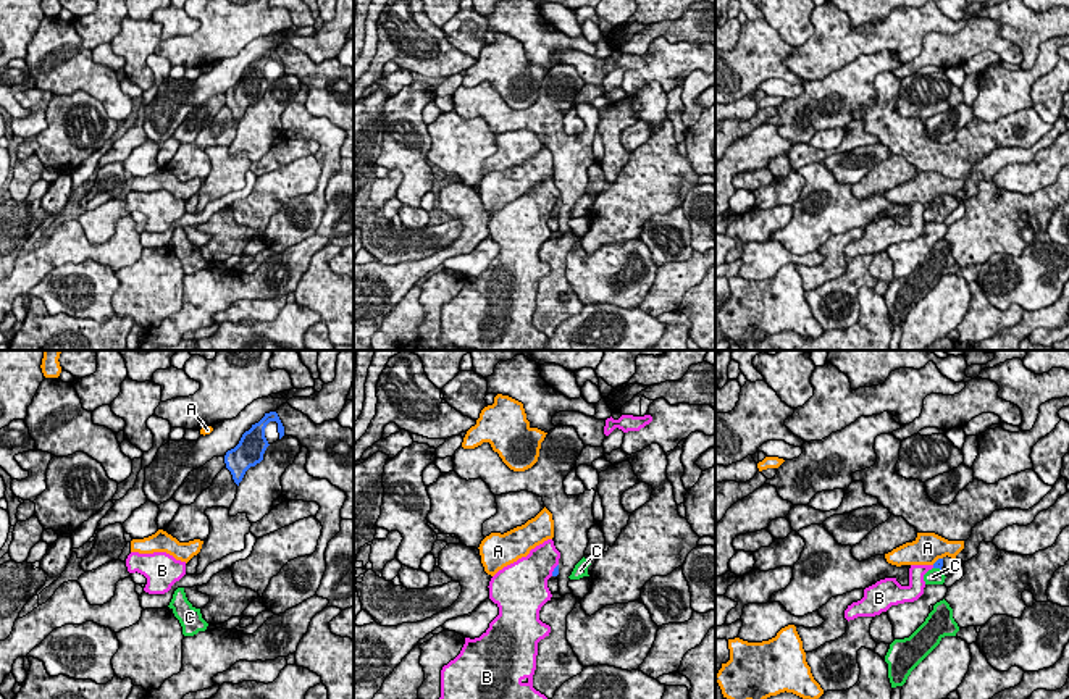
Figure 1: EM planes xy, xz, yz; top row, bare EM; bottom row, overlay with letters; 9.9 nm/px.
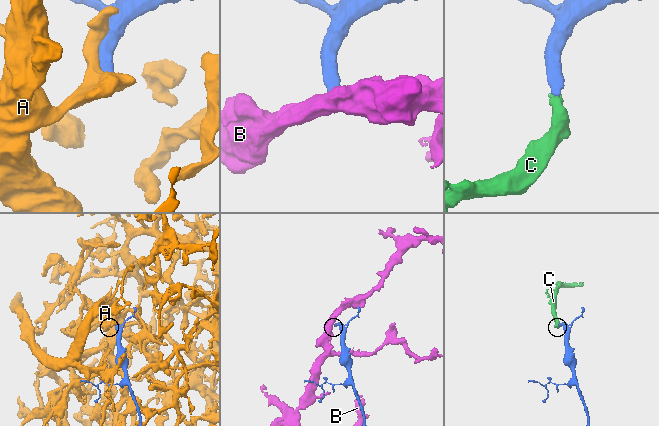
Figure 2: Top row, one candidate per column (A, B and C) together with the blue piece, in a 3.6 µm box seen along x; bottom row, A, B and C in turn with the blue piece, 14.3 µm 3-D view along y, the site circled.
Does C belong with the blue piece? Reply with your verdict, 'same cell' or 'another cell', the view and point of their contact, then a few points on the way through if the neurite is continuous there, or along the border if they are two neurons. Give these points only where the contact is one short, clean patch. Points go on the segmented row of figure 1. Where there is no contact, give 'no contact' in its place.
same cell | yz (937, 567) | across yz (939, 564), (937, 567), (932, 577)

